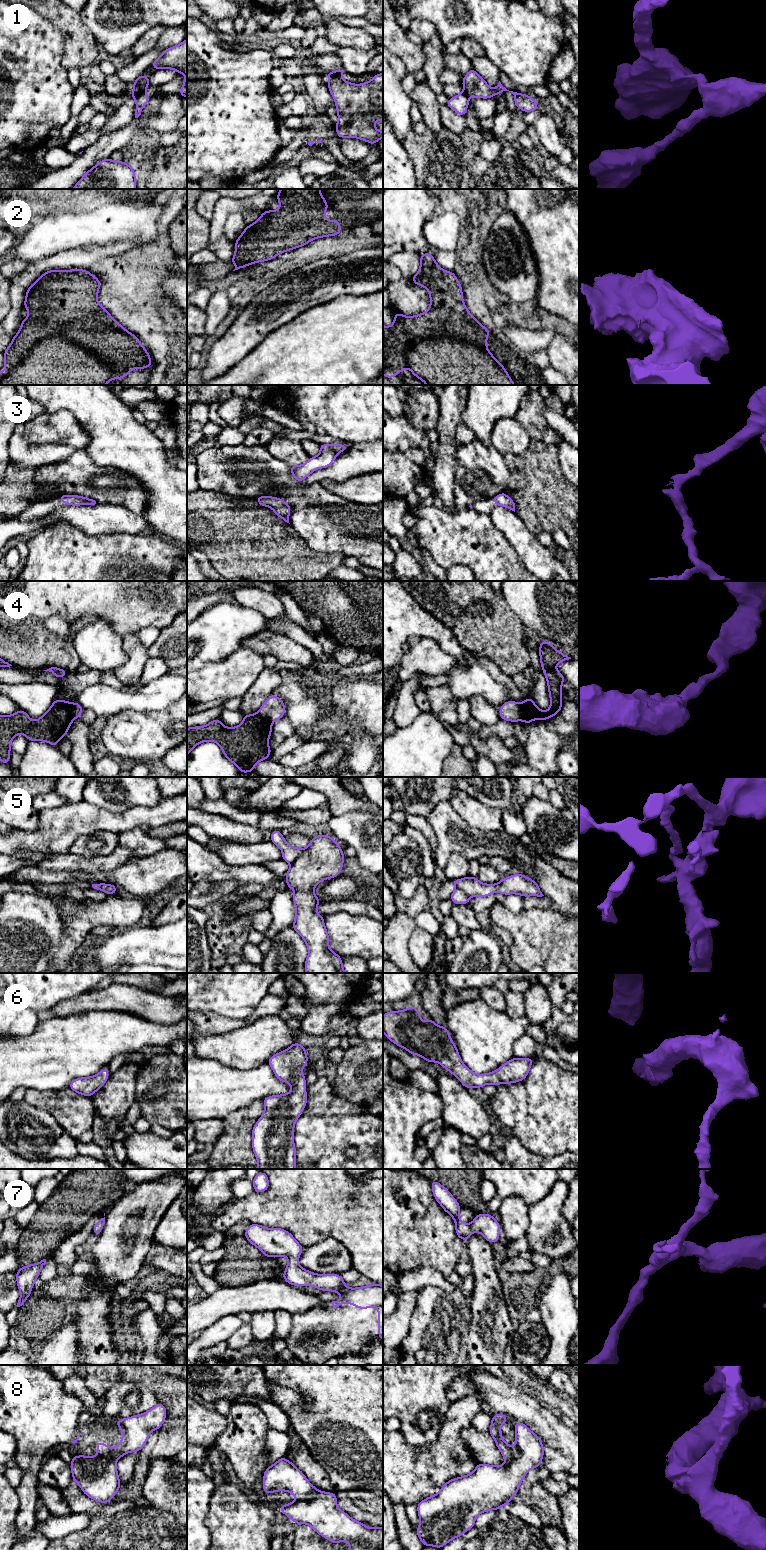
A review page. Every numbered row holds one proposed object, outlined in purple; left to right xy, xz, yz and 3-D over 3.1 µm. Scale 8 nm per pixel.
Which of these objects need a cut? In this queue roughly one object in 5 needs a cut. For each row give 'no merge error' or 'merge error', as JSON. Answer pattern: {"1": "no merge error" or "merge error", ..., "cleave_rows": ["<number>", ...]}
{"1": "merge error", "2": "no merge error", "3": "no merge error", "4": "merge error", "5": "no merge error", "6": "no merge error", "7": "no merge error", "8": "no merge error", "cleave_rows": ["1", "4"]}

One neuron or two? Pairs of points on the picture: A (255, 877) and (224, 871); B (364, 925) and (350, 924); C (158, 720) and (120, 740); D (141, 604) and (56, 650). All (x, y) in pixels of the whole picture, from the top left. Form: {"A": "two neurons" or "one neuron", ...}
{"A": "one neuron", "B": "one neuron", "C": "one neuron", "D": "two neurons"}

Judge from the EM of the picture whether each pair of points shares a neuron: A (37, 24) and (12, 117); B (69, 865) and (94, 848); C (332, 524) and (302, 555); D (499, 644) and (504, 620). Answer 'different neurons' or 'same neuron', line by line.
A: same neuron
B: different neurons
C: different neurons
D: same neuron

